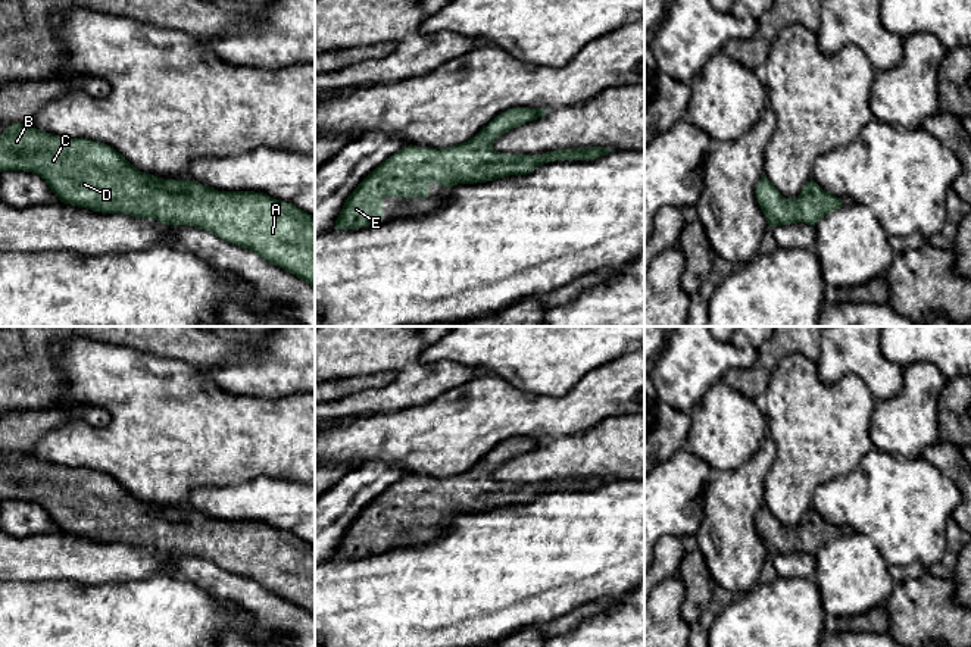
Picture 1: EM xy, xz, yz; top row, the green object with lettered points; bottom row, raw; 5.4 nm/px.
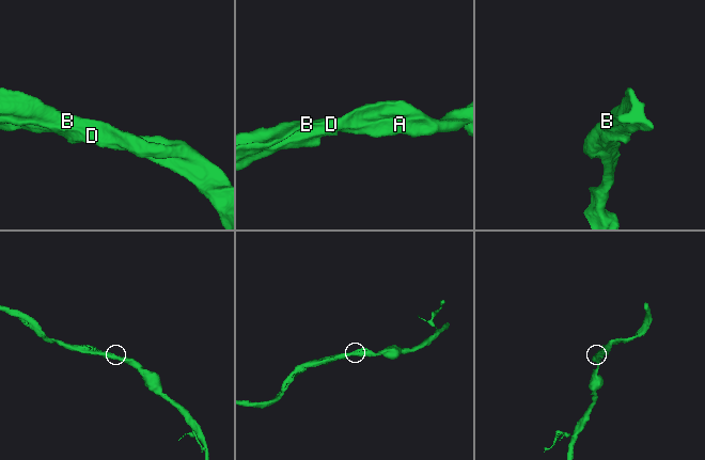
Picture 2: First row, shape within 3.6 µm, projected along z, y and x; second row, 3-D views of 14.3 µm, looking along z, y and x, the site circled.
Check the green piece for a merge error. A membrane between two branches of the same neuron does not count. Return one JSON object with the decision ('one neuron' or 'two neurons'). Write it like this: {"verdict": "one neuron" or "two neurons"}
{"verdict": "one neuron"}

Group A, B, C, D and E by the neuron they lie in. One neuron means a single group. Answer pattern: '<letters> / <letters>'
A B C D E

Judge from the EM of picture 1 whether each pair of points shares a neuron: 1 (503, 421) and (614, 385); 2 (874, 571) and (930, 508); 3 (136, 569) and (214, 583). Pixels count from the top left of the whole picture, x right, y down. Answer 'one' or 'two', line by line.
1: one
2: two
3: two

